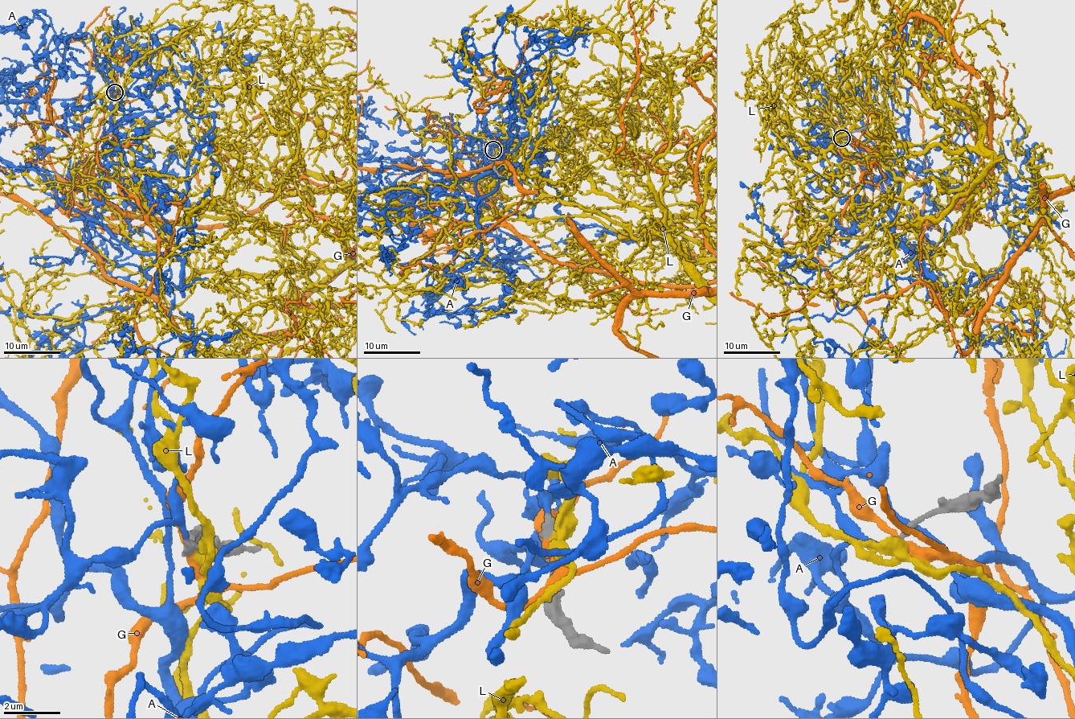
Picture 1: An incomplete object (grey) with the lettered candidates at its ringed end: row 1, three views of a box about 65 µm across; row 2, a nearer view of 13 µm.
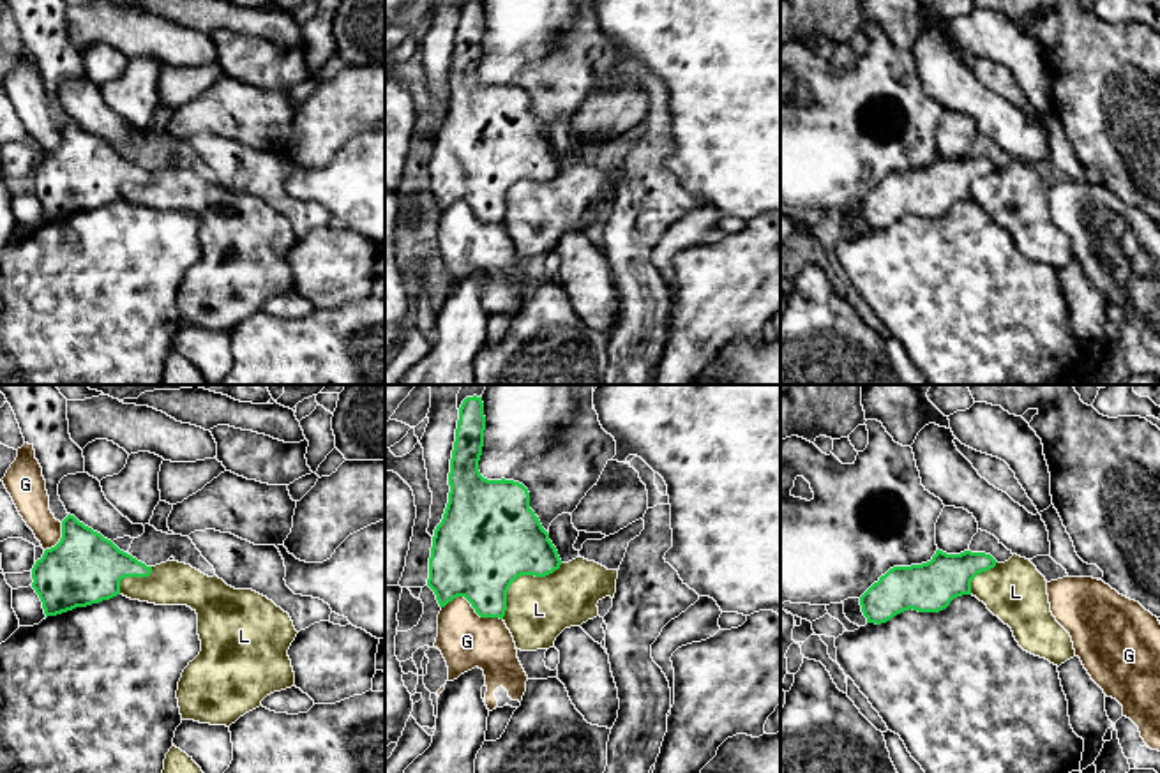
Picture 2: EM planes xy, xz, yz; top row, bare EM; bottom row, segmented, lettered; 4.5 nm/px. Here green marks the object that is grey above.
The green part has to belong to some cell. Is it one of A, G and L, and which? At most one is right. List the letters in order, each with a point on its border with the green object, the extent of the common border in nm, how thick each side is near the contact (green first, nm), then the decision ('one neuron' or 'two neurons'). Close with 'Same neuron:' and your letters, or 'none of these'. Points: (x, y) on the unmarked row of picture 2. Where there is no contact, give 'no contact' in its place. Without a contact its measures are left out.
A: no contact | one neuron
G: xz (472, 210) | 280 nm | 420/260 nm | two neurons
L: xz (519, 180) | 380 nm | 460/300 nm | two neurons
Same neuron: A

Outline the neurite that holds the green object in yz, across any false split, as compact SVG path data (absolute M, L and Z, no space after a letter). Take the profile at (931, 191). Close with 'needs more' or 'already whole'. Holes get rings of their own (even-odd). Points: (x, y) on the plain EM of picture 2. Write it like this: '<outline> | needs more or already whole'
M936 155L930 166L911 171L893 171L862 201L867 228L886 228L904 215L939 217L962 199L971 199L971 185L996 171L985 157L964 155L946 159Z | already whole

